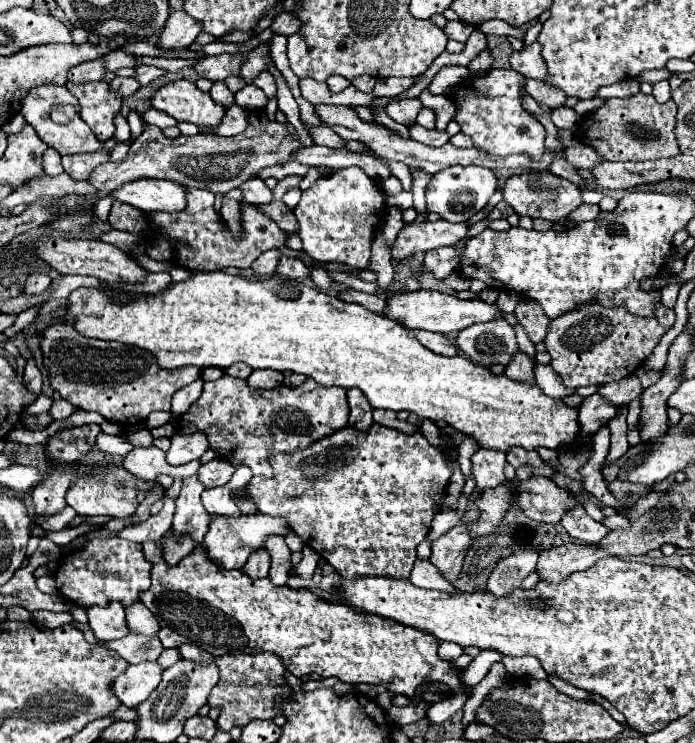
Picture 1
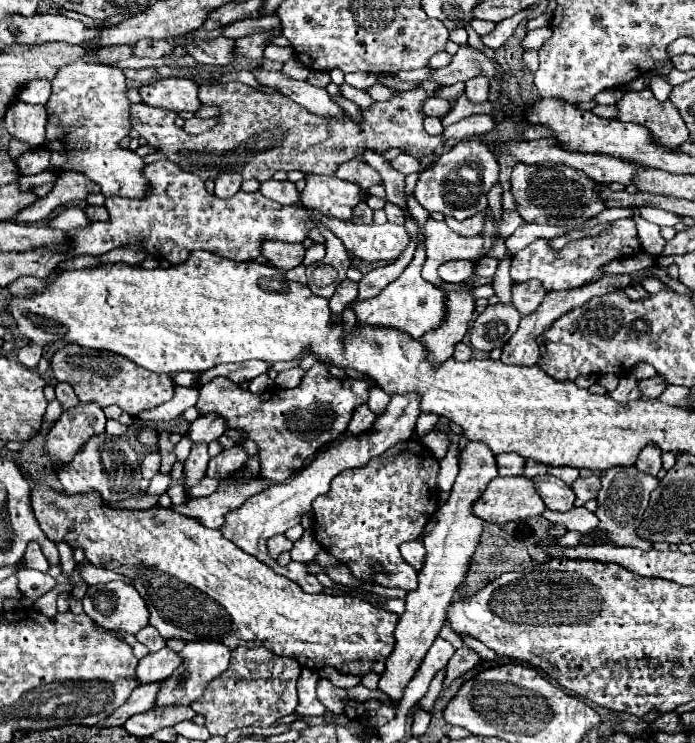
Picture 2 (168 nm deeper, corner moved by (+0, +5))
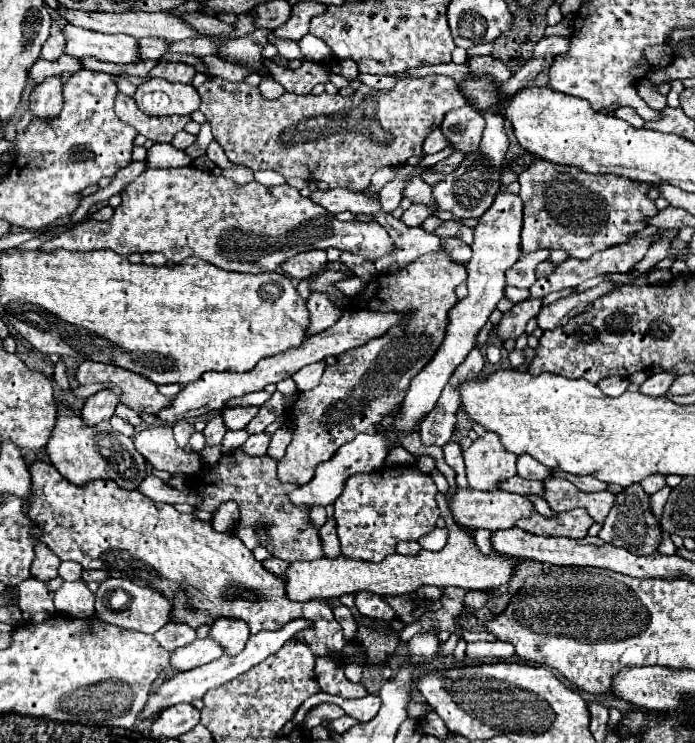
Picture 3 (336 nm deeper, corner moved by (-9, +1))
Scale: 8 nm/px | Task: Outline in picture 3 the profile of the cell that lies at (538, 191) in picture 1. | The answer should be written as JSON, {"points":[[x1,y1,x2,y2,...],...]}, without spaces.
{"points":[[536,160,526,172,518,176,522,186,520,198,524,202,524,228,522,228,522,256,548,248,548,250,566,250,570,258,588,260,594,252,606,250,628,242,640,230,648,226,646,218,658,214,654,200,648,198,648,186,628,182,626,178,614,178,612,174,586,174,576,166,558,166,548,160]]}

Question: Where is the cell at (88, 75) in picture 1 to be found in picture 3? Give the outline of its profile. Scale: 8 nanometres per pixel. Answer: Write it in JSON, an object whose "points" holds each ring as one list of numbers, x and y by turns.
{"points":[[142,38,138,44,142,60,160,60,170,48,170,44,162,38]]}

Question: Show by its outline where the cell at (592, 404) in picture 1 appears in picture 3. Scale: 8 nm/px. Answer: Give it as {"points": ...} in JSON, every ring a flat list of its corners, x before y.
{"points":[[660,372,660,374,652,374,648,376,648,380,640,386,640,392,642,394,650,394,650,396,664,396,668,392,668,388,672,386,676,374,666,374,666,372]]}

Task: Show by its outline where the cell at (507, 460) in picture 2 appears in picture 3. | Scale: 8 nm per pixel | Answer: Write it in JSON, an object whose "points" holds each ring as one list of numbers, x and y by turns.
{"points":[[524,454,524,456,518,456,518,474,526,480,544,480,550,476,550,468,530,458,530,454]]}

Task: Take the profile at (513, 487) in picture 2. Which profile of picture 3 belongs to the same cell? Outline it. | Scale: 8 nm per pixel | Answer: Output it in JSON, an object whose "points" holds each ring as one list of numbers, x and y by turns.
{"points":[[456,488,448,506,450,506,450,512,452,512,458,526,462,526,466,530,488,528,490,532,512,528,516,520,530,516,532,510,534,510,530,500,520,496,520,494,510,494,510,492,504,492,504,490,480,492,480,490,470,490,470,488]]}

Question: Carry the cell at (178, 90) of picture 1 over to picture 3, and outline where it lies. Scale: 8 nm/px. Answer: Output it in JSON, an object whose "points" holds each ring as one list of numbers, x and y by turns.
{"points":[[150,78,136,88,134,100,148,116,192,114,200,106,200,96,190,84,174,84,162,78]]}

